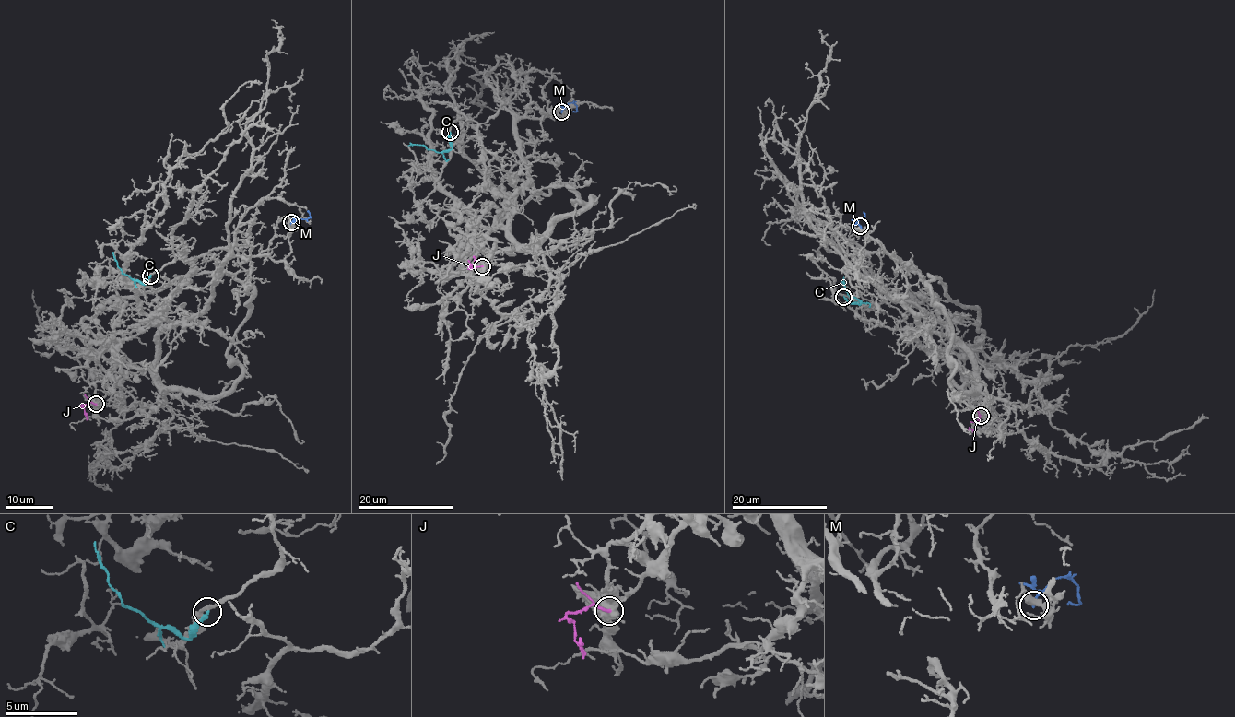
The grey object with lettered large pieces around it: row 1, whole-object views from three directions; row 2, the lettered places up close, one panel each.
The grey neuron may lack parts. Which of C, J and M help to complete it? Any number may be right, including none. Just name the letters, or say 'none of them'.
none of them

